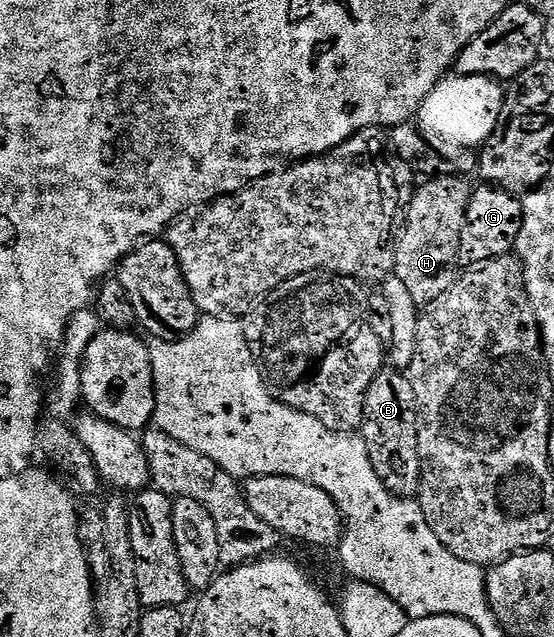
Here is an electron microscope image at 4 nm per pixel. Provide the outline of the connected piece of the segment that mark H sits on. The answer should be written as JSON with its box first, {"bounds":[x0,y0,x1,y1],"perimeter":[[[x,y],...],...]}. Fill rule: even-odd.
{"bounds":[393,176,473,306],"perimeter":[[[471,176],[430,177],[416,190],[411,205],[410,200],[406,205],[401,227],[393,240],[395,253],[393,276],[409,290],[415,304],[420,306],[434,304],[437,298],[441,298],[450,290],[457,279],[455,268],[457,269],[459,264],[461,226],[465,226],[465,210],[469,206],[469,198],[473,191],[471,182],[473,182]]]}

